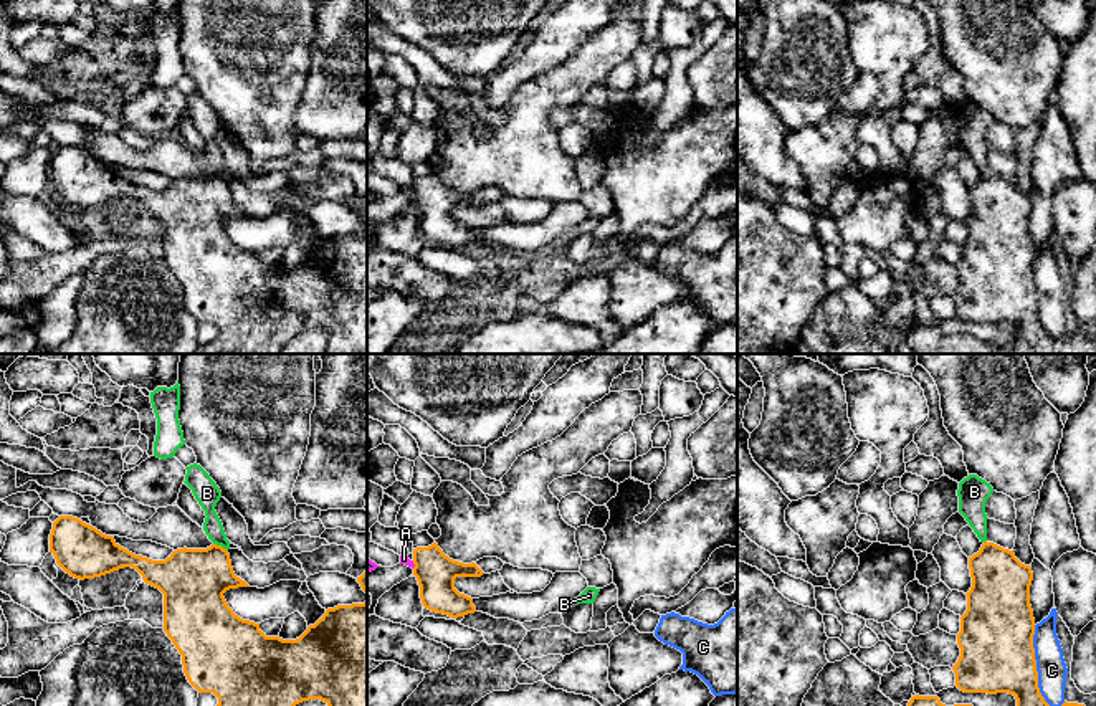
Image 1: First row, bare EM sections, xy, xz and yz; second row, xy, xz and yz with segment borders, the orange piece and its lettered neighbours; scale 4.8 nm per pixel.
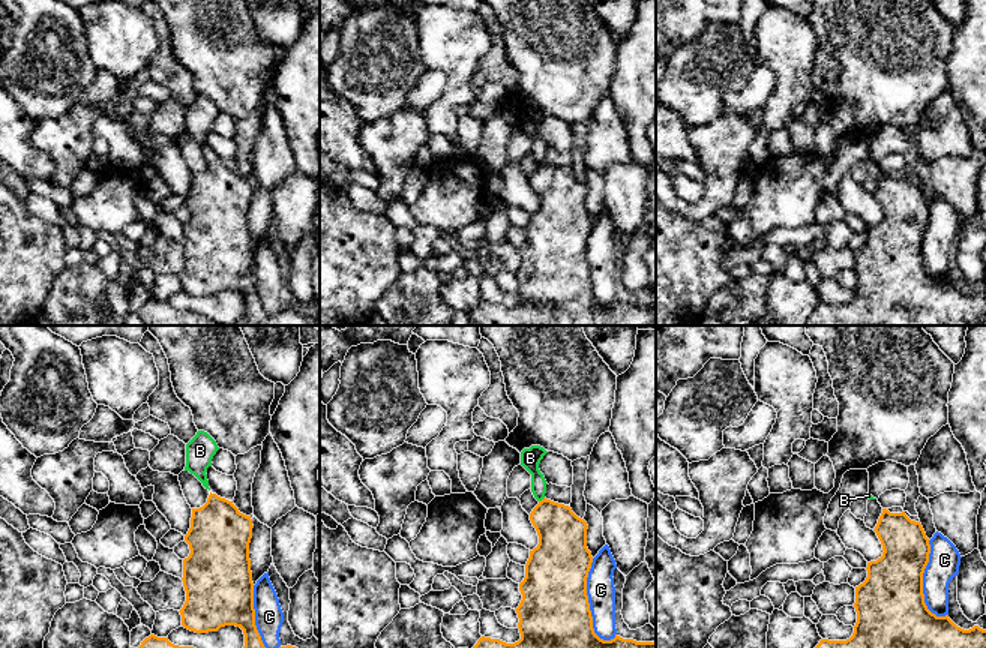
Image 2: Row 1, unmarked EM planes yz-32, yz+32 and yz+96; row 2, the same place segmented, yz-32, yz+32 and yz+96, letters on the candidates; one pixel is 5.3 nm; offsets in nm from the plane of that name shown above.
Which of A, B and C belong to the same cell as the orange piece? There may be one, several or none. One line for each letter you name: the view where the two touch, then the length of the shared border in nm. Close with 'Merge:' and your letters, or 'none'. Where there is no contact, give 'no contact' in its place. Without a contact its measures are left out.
Merge: none

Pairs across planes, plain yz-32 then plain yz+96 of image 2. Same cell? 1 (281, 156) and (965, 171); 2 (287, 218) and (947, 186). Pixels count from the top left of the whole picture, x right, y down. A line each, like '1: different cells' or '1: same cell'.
1: different cells
2: same cell

